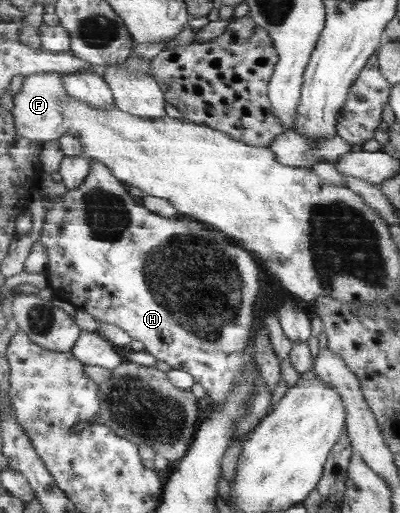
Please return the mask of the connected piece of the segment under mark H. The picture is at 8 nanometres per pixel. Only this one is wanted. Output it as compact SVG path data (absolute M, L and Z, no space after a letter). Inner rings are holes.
M92 160L92 167L87 180L76 189L68 189L60 197L52 200L45 218L45 228L40 232L38 245L47 249L49 262L47 263L47 275L49 277L49 294L60 300L70 303L76 309L82 309L89 313L103 326L107 324L117 325L126 330L133 340L140 340L144 344L144 350L154 355L156 360L166 362L173 369L186 370L194 376L195 382L202 384L208 395L215 403L214 410L222 409L228 396L232 394L236 376L246 365L245 346L249 346L251 334L255 334L255 302L259 296L259 290L263 290L264 275L263 266L255 262L255 258L247 249L236 244L224 232L214 230L201 222L193 220L179 220L179 218L162 218L158 214L145 208L141 201L135 198L129 191L129 187L121 182L103 164Z

